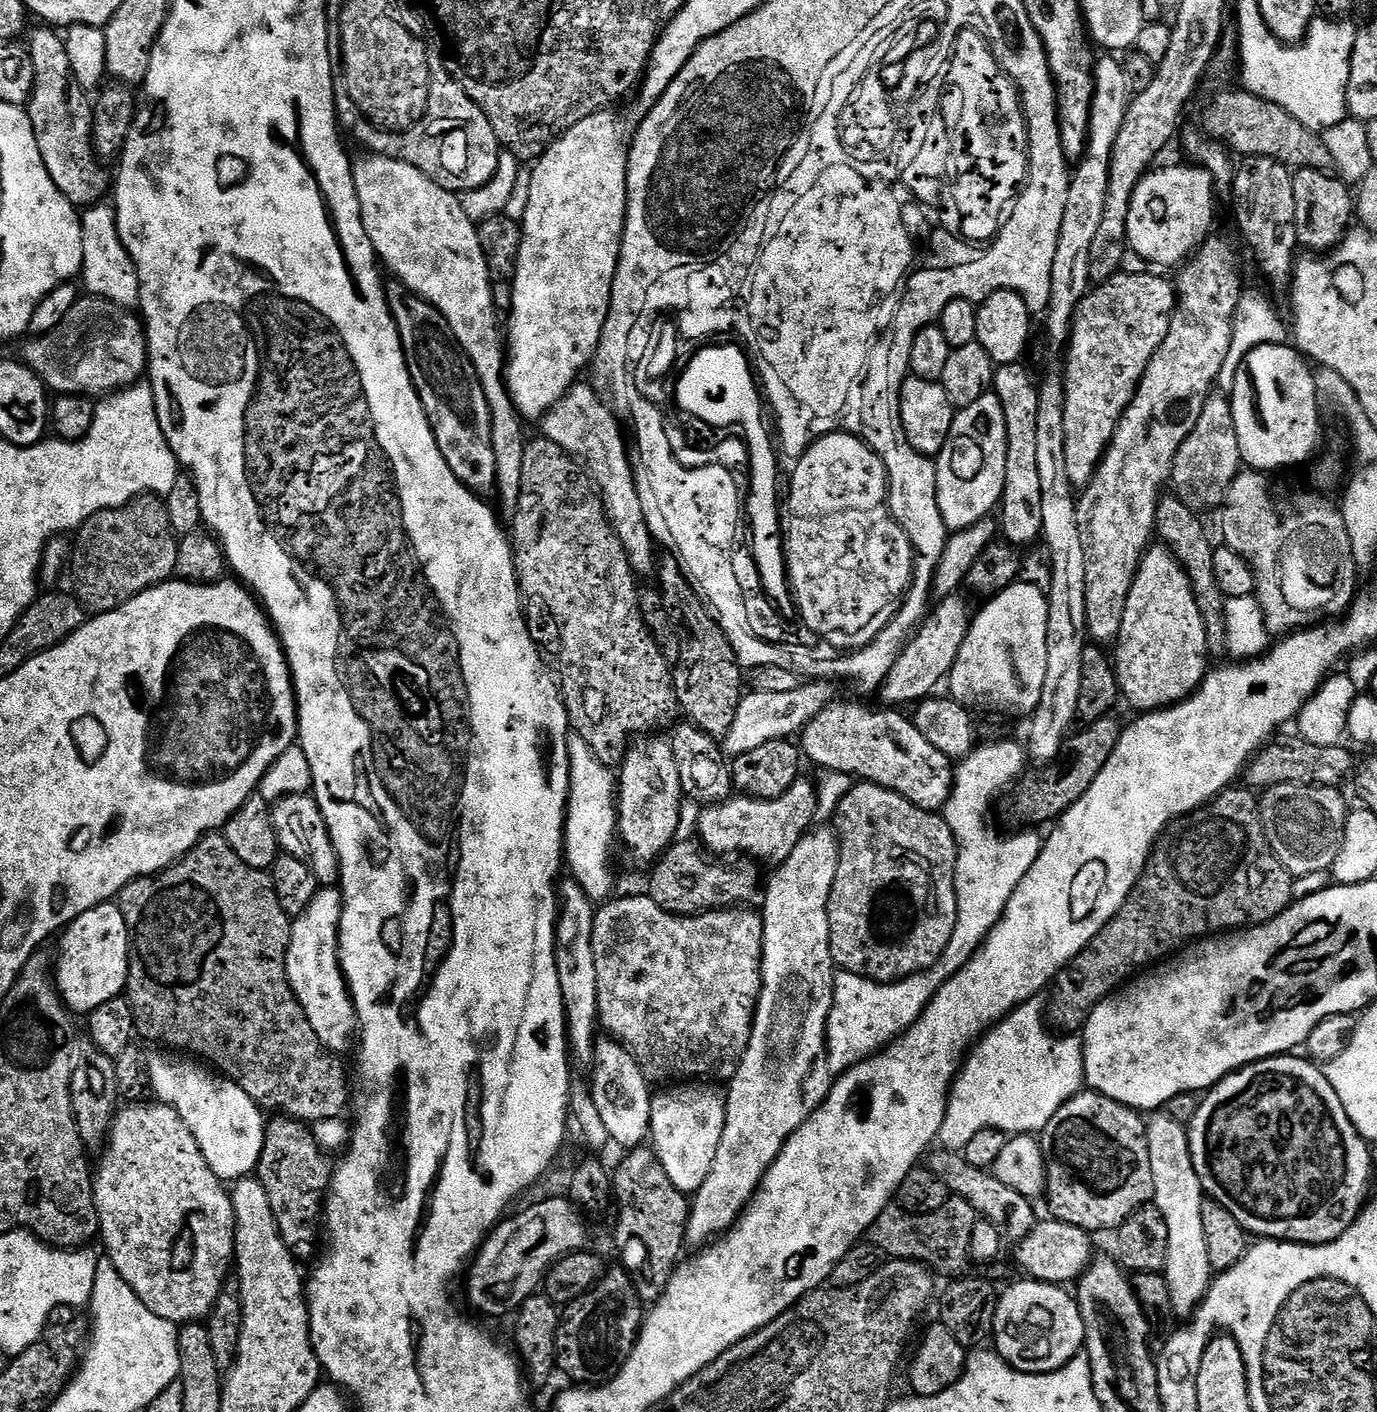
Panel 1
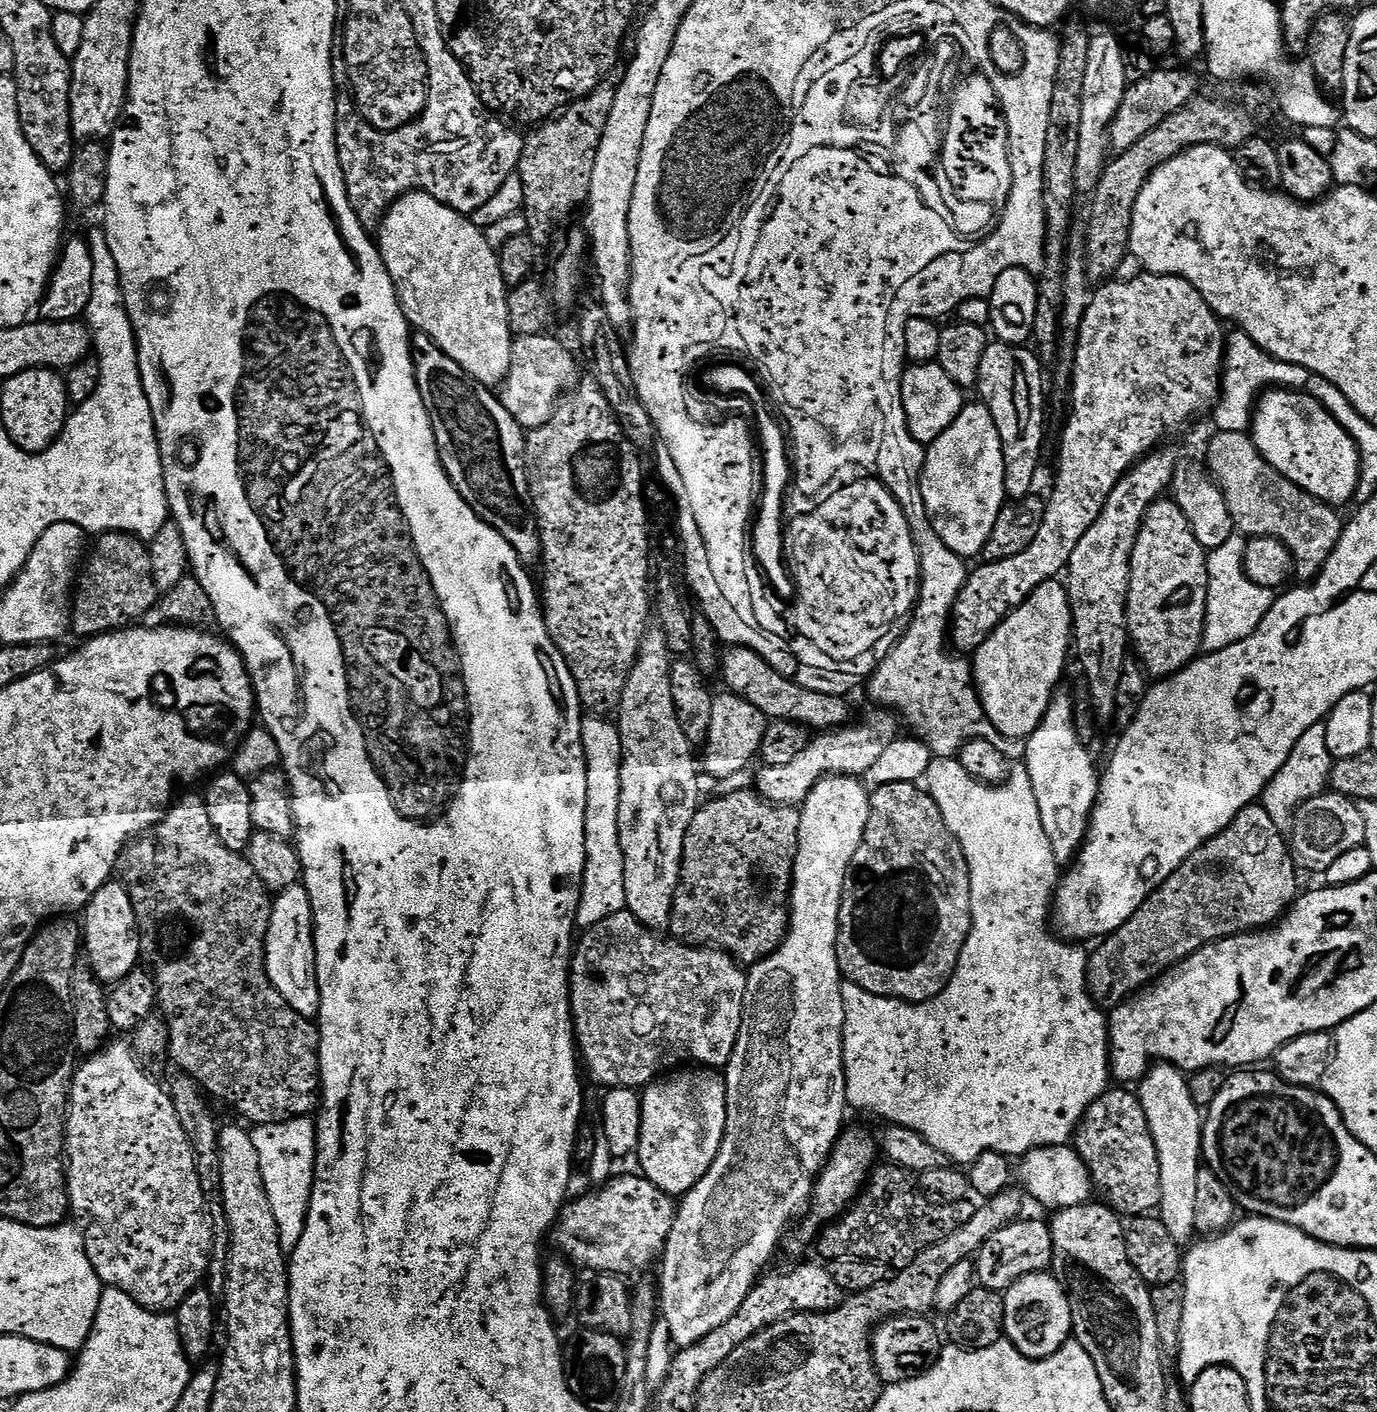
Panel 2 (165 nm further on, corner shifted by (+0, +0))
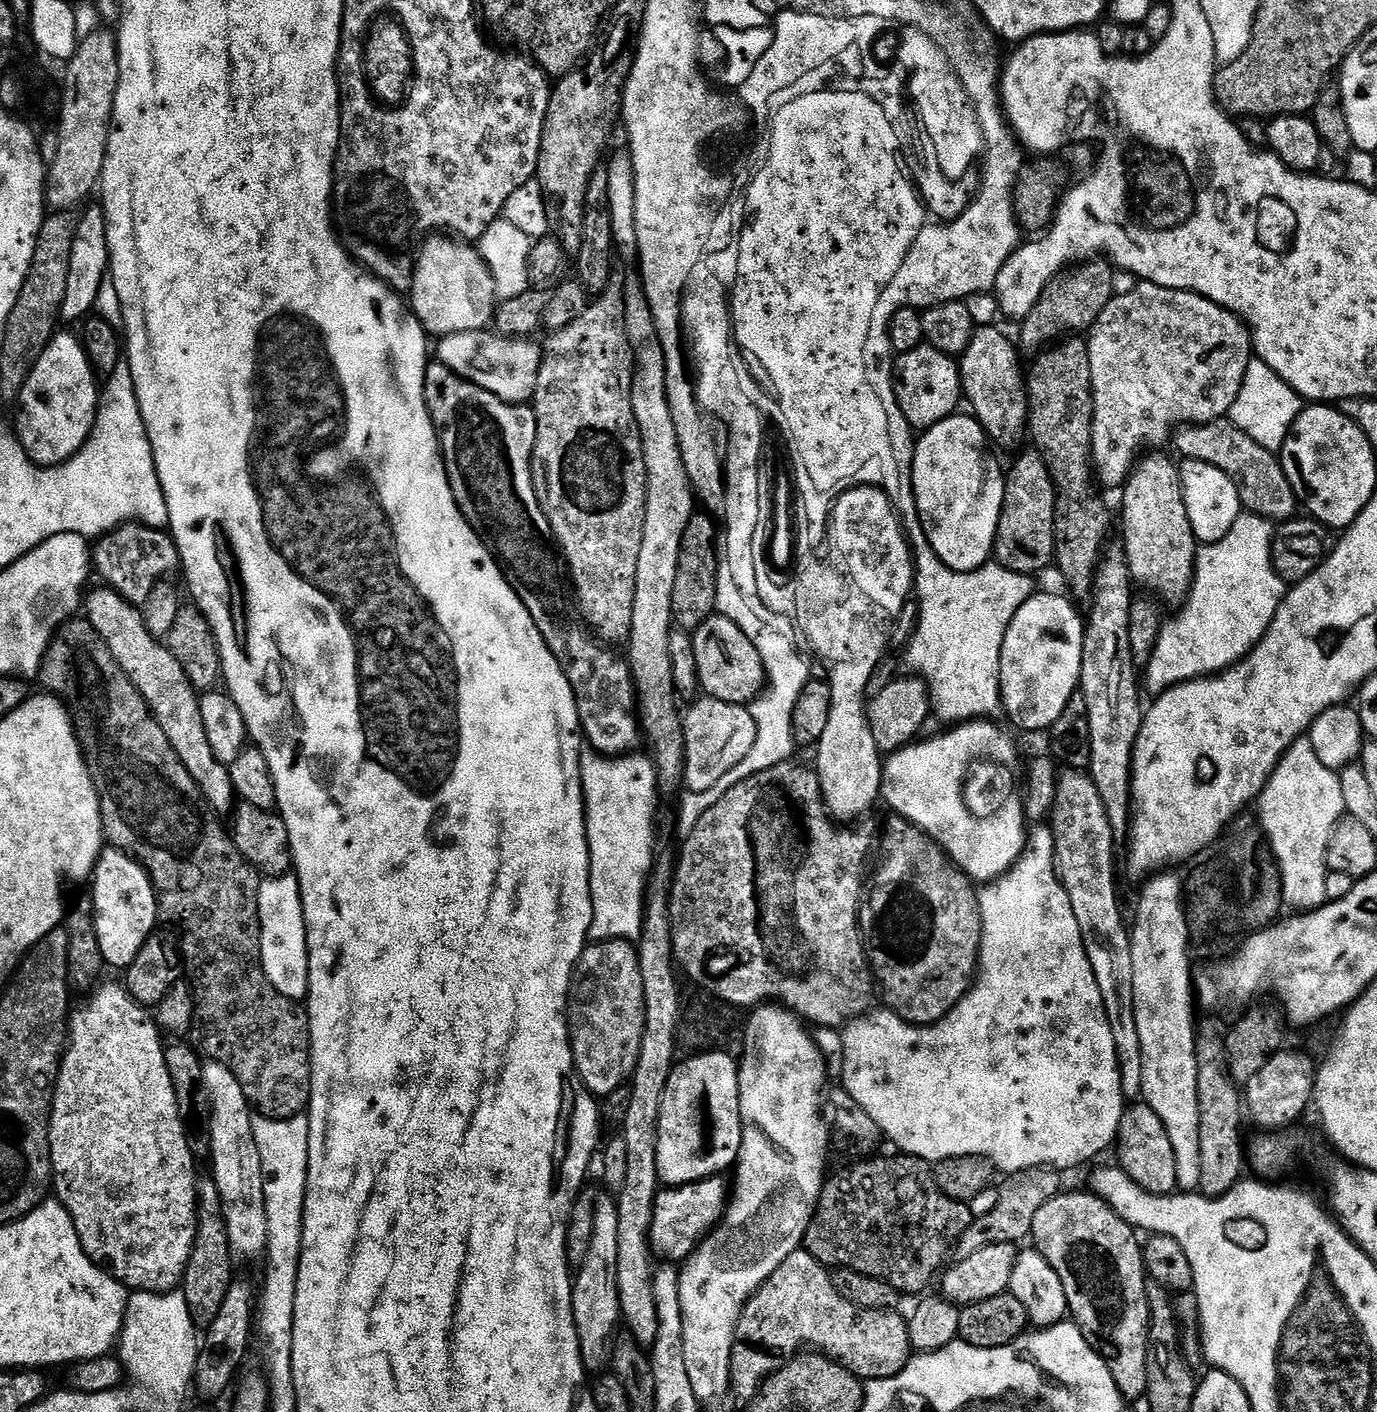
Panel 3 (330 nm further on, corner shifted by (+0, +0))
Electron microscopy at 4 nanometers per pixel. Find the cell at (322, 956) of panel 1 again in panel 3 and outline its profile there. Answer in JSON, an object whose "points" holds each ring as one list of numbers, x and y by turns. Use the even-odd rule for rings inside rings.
{"points":[[291,875,264,880,254,892,254,920,258,925,258,959,264,976,277,992,293,1002,303,1001,308,995,308,941,304,930,304,912,300,906,300,888]]}

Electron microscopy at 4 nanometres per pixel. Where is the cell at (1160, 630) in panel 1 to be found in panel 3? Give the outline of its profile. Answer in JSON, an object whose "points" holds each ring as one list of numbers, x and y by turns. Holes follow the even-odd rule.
{"points":[[1148,454,1148,456,1139,461,1135,465,1134,471,1129,475,1128,479,1122,485,1122,493,1124,492,1124,545,1122,551,1125,561,1128,565,1128,575,1132,577,1137,585,1140,584,1144,588,1149,588,1152,592,1157,592,1160,596,1165,596,1168,600,1179,601,1181,597,1187,593,1192,586,1192,578,1196,567,1196,554,1198,551,1198,541,1196,536,1190,530,1190,520,1186,518,1186,506,1184,505,1184,495,1182,494,1182,486,1180,485,1180,469,1175,463,1171,464,1164,456,1152,456,1156,454]]}

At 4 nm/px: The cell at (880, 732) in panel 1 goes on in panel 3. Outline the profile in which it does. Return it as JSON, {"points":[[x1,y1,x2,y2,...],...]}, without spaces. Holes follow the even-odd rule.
{"points":[[713,614,695,628,691,640,694,662,697,663,695,679,699,687,704,687,704,696,744,706,749,703,747,700,755,701,761,695,760,687,765,687,766,684,765,664,751,637,740,625,722,615]]}

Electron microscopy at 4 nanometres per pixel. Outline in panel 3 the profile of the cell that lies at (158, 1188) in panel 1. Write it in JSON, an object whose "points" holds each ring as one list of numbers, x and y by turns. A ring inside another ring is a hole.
{"points":[[123,983,120,984,104,984,92,997,88,1000,88,1005,85,1006,81,1012,76,1012,72,1016,72,1021,67,1021,66,1032,72,1035,72,1041,67,1041,66,1047,62,1052,62,1059,58,1065,58,1071,54,1077,54,1095,50,1100,50,1115,46,1120,46,1148,50,1153,50,1184,56,1187,56,1192,54,1192,55,1199,59,1200,63,1204,64,1209,70,1213,72,1216,72,1222,74,1224,74,1230,78,1234,78,1238,82,1242,84,1247,84,1253,90,1257,95,1264,100,1265,108,1275,114,1277,116,1280,120,1281,125,1288,129,1290,139,1290,141,1292,171,1292,177,1287,184,1279,184,1270,188,1265,188,1259,192,1256,192,1249,194,1247,194,1241,197,1239,198,1233,195,1232,192,1227,196,1224,196,1178,194,1176,194,1168,192,1163,194,1163,194,1157,192,1155,192,1150,190,1147,190,1140,184,1137,184,1124,180,1119,182,1119,182,1113,176,1104,175,1088,172,1085,171,1075,167,1070,166,1058,164,1057,165,1043,160,1042,160,1036,162,1037,161,1029,158,1027,153,1013,149,1011,145,1005,140,1004,137,1000,133,998,130,993,128,993,127,987]]}

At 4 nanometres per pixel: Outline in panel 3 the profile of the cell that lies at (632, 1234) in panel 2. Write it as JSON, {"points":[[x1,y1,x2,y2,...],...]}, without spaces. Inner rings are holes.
{"points":[[719,1175,680,1187,668,1186,656,1193,656,1205,652,1215,650,1244,657,1257,668,1262,683,1262,691,1256,696,1245,720,1223,730,1192,720,1181]]}

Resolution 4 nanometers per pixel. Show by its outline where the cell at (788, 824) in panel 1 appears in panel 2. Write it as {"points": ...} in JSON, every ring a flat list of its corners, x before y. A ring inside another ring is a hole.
{"points":[[878,710,868,722,856,727,828,730,815,735,806,750,789,765,761,767,757,771,756,790,764,799,788,807,799,807,806,801,812,788,826,775,863,777,885,750,898,738,899,719,888,710]]}

